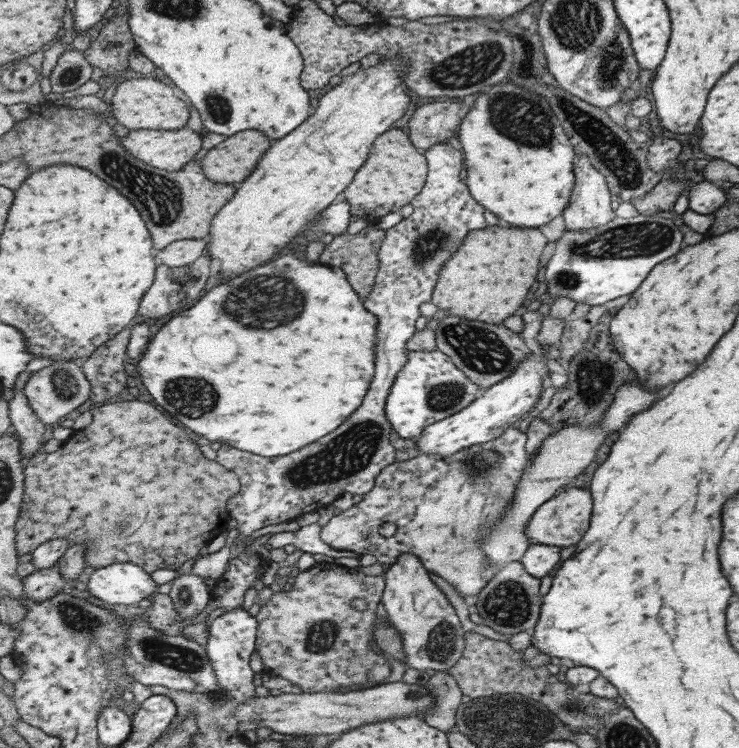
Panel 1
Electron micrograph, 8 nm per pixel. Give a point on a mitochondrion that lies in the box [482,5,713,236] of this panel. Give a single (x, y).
(610, 148)

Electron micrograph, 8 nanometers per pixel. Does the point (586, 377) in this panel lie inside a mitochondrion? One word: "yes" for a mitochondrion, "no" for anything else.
yes

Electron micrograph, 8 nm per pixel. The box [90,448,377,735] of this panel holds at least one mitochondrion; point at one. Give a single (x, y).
(158, 651)

